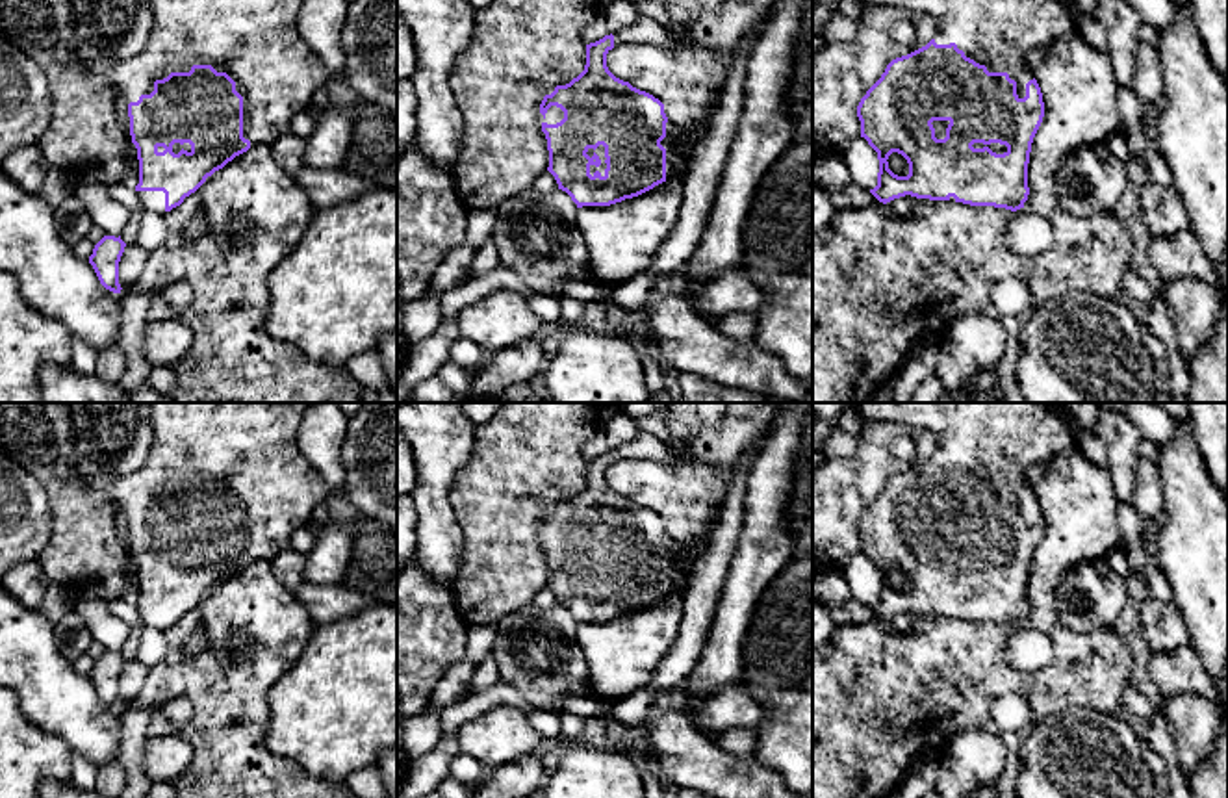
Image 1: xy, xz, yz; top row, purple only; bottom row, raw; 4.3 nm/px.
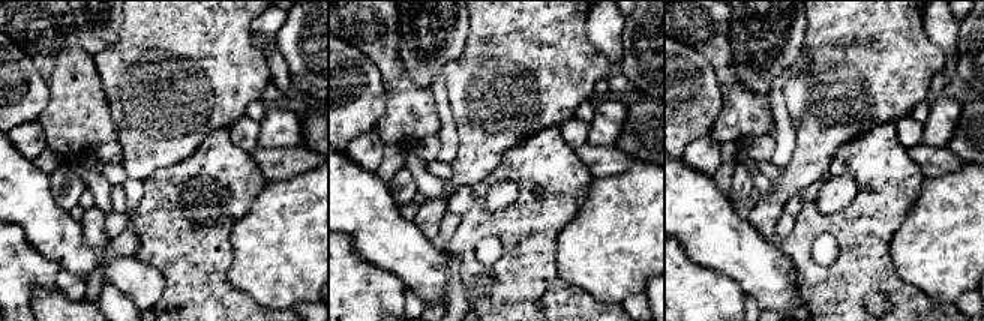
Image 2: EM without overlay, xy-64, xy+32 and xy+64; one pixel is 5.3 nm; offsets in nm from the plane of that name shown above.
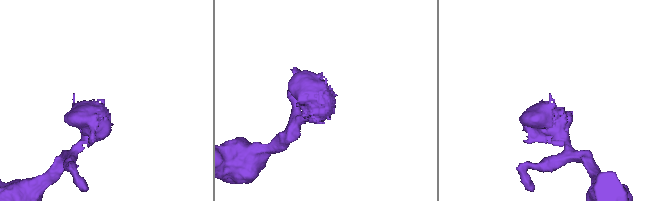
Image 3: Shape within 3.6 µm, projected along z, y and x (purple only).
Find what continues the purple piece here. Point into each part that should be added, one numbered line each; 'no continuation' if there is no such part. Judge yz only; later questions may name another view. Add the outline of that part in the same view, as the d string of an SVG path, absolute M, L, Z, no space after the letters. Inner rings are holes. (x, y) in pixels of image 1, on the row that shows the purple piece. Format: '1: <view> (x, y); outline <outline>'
1: yz (998, 34); outline M866 0L935 19L937 45L955 43L989 72L1007 72L1018 98L1033 80L1026 54L1078 32L1063 0Z

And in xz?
1: xz (600, 151); outline M599 145L595 150L594 148L588 148L588 152L586 152L590 158L594 156L594 154L597 154L599 156L599 160L601 160L601 165L599 167L595 167L595 165L590 165L590 174L594 176L594 173L595 171L599 171L601 173L601 176L605 176L605 169L607 169L607 163L605 163L605 147L603 145Z

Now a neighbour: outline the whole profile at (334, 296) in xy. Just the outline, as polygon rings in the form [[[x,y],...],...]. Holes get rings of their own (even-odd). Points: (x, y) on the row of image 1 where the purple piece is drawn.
[[[373,186],[349,202],[315,210],[302,238],[271,271],[267,286],[265,328],[312,362],[345,367],[352,356],[375,351],[384,334],[397,330],[397,191]]]

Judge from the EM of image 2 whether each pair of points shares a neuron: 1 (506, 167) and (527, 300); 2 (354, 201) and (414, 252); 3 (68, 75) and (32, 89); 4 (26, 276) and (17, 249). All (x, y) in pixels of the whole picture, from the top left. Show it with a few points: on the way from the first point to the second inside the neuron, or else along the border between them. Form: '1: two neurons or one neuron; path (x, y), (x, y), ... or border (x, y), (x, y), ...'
1: one neuron; path (527, 198), (527, 266)
2: one neuron; path (369, 216), (399, 246)
3: two neurons; border (26, 54), (48, 89), (48, 104), (38, 119)
4: one neuron; path (20, 270), (17, 267), (17, 255)

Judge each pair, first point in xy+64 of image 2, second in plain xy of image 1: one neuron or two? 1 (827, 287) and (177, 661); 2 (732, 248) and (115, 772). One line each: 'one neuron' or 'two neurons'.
1: one neuron
2: two neurons

